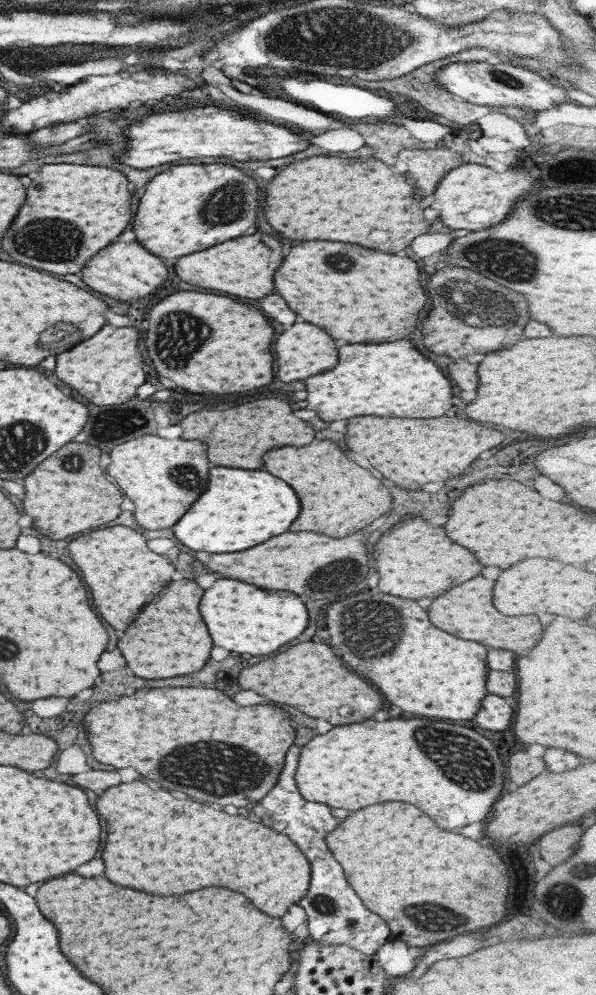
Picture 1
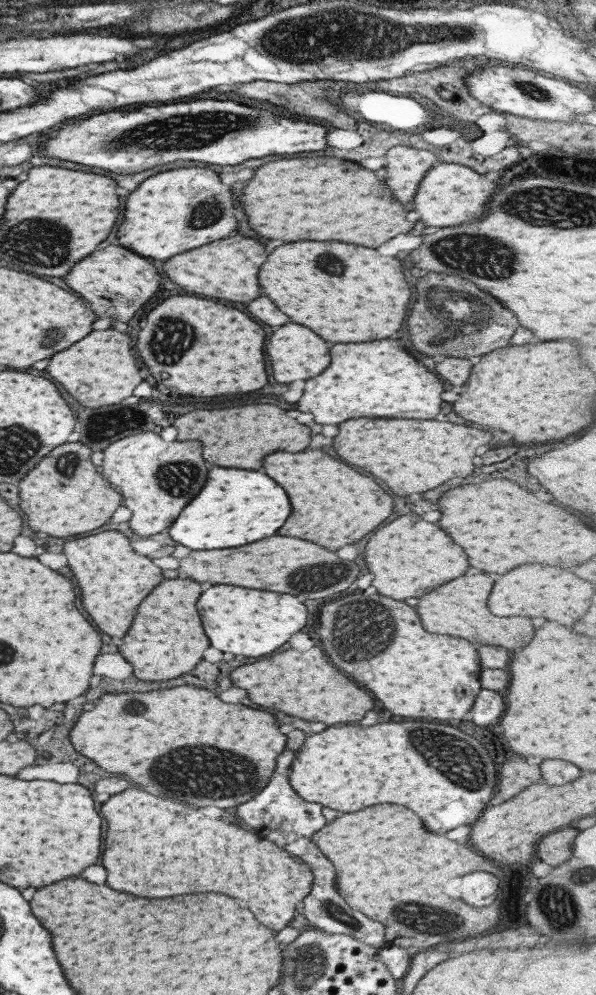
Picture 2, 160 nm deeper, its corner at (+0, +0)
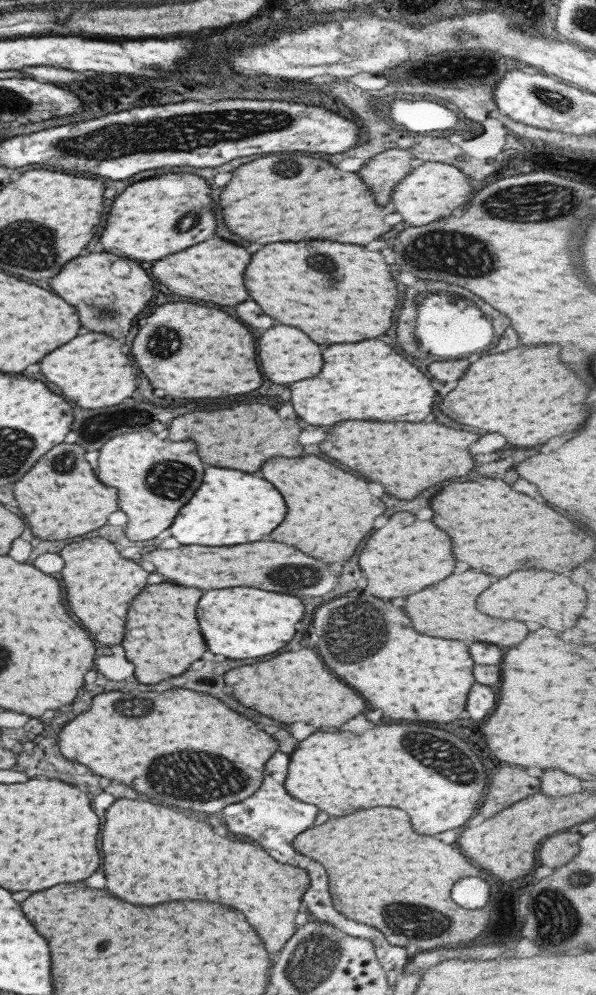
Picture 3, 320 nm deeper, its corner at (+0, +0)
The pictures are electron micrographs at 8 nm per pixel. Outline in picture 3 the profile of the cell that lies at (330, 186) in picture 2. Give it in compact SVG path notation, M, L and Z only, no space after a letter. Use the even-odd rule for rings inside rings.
M273 154L237 166L231 172L231 180L219 192L217 204L221 208L223 224L229 228L229 232L257 244L319 240L327 236L327 240L363 246L389 230L389 226L383 222L383 208L375 206L369 190L361 184L357 174L339 172L325 160L313 160L297 154Z

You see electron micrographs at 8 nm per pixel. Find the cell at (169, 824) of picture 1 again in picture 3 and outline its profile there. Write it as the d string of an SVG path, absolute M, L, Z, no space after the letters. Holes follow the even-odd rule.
M119 798L115 800L107 810L105 810L105 822L103 822L103 828L101 828L101 852L103 852L103 874L107 878L107 884L105 888L115 894L117 898L129 902L129 904L143 904L143 906L149 906L149 904L159 904L159 902L169 902L169 900L207 900L207 902L217 902L217 904L225 904L225 906L231 906L235 910L239 910L245 918L247 918L247 924L255 930L255 934L259 934L259 938L263 940L265 944L265 950L271 954L271 952L279 953L279 950L287 942L287 939L294 933L296 929L293 923L293 918L297 914L301 906L301 894L307 890L309 886L309 878L303 870L299 870L296 866L289 866L288 864L281 864L275 862L269 854L267 854L258 844L251 842L251 844L243 844L243 842L235 842L235 840L227 840L227 838L221 838L217 836L205 822L197 822L197 820L189 820L185 818L183 814L179 812L173 812L169 808L161 808L161 806L153 806L149 802L139 802L139 800L127 800L127 798Z

